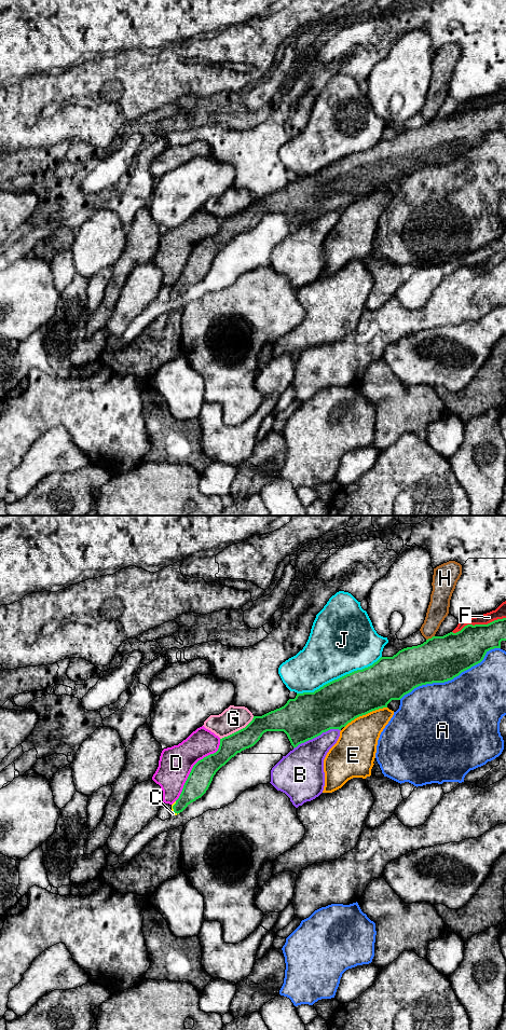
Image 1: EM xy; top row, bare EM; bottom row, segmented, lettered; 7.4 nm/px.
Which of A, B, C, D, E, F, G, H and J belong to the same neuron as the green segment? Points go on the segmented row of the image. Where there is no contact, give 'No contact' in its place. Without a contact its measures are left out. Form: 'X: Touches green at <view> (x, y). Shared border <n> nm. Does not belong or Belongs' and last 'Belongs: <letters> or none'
A: Touches green at xy (450, 680). Shared border 850 nm. Does not belong
B: Touches green at xy (316, 736). Shared border 380 nm. Does not belong
C: Touches green at xy (173, 808). Shared border 100 nm. Belongs
D: Touches green at xy (193, 766). Shared border 550 nm. Does not belong
E: Touches green at xy (365, 714). Shared border 360 nm. Does not belong
F: Touches green at xy (478, 625). Shared border 420 nm. Does not belong
G: Touches green at xy (238, 730). Shared border 300 nm. Does not belong
H: Touches green at xy (429, 639). Shared border 70 nm. Does not belong
J: Touches green at xy (340, 677). Shared border 700 nm. Does not belong
Belongs: C

